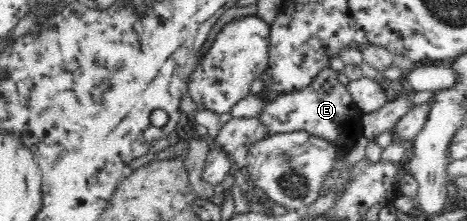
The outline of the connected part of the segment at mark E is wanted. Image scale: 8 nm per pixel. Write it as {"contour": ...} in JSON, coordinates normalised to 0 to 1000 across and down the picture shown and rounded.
{"contour":[[[704,294],[692,299],[670,348],[670,371],[657,380],[653,398],[640,398],[627,416],[602,416],[576,471],[565,471],[555,516],[548,525],[559,561],[570,579],[574,606],[636,597],[640,588],[657,597],[666,615],[690,624],[709,661],[717,665],[717,760],[709,787],[700,792],[690,824],[683,882],[717,878],[726,887],[739,869],[743,833],[756,814],[754,760],[741,724],[745,688],[752,679],[769,624],[777,620],[777,566],[773,566],[779,502],[756,462],[745,398],[722,353],[722,326]]]}

